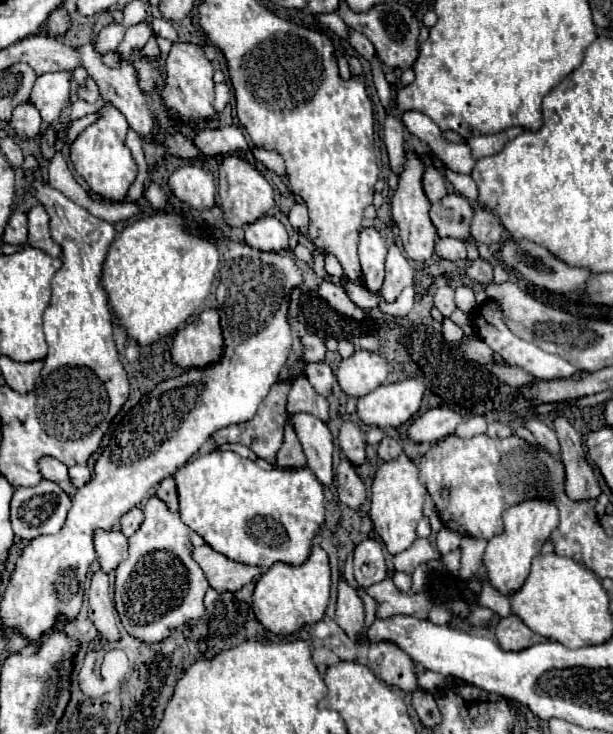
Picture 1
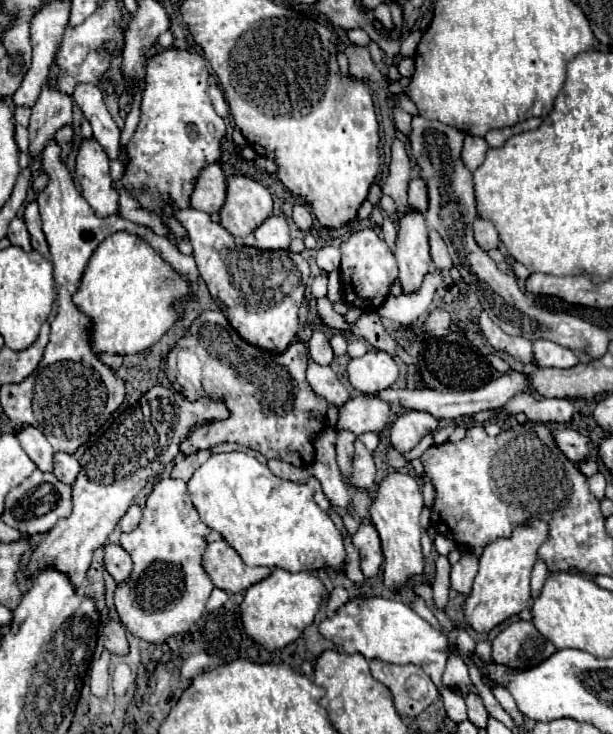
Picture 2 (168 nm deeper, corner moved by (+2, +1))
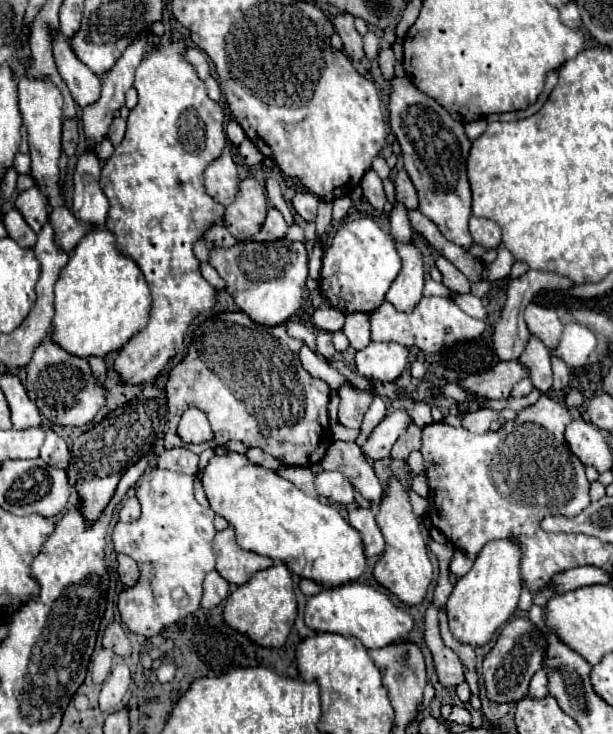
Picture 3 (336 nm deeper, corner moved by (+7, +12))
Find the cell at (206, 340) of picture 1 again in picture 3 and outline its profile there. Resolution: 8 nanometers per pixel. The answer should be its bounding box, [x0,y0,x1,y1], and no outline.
[165,312,331,466]

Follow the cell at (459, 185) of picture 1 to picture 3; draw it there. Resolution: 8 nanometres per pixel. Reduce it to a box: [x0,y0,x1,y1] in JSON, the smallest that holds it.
[377,48,395,82]

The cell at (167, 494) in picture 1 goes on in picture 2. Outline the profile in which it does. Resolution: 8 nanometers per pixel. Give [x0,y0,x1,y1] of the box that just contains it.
[170,451,210,479]

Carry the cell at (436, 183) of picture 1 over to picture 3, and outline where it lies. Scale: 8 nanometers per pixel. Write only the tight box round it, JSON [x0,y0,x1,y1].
[395,170,417,210]

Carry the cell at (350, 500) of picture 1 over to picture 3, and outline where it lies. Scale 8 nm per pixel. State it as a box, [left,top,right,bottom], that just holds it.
[339,388,371,428]

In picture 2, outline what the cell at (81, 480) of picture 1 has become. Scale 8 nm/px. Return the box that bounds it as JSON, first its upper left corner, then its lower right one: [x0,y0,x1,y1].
[54,451,80,485]

